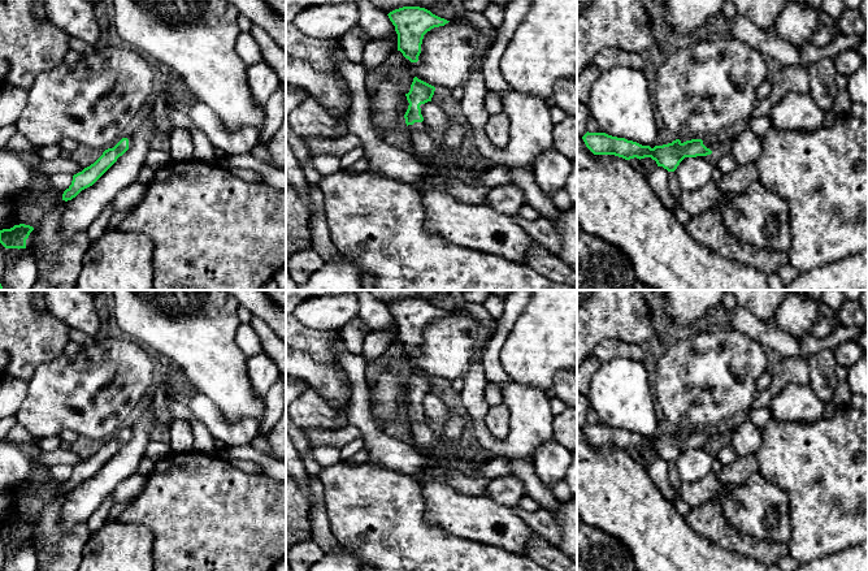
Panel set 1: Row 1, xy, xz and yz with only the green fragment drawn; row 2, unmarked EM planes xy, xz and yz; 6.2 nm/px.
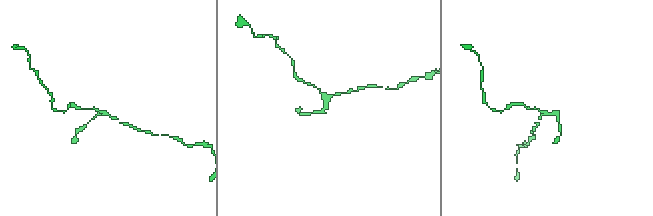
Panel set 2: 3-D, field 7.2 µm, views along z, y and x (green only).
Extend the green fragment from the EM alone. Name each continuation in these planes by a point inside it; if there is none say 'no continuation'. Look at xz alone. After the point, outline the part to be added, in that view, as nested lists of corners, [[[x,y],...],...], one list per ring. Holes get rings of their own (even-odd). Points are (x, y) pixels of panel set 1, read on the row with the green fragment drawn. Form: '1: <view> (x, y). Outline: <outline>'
1: xz (420, 141). Outline: [[[415,122],[405,129],[407,146],[424,161],[437,160],[440,153],[439,138],[430,133],[422,122]]]

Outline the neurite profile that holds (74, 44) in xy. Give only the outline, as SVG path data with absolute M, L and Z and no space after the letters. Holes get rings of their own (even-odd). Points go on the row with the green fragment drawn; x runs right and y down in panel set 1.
M70 38L69 49L81 52L83 55L87 55L88 52L92 51L92 48L87 43L78 38Z

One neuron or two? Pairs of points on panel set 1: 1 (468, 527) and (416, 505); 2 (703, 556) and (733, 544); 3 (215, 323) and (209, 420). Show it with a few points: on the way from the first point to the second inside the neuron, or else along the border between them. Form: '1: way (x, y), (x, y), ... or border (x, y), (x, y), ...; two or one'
1: border (421, 483), (425, 518), (446, 532); two
2: border (697, 531), (715, 544), (749, 557); two
3: border (198, 392), (207, 396), (222, 415), (231, 422); two

